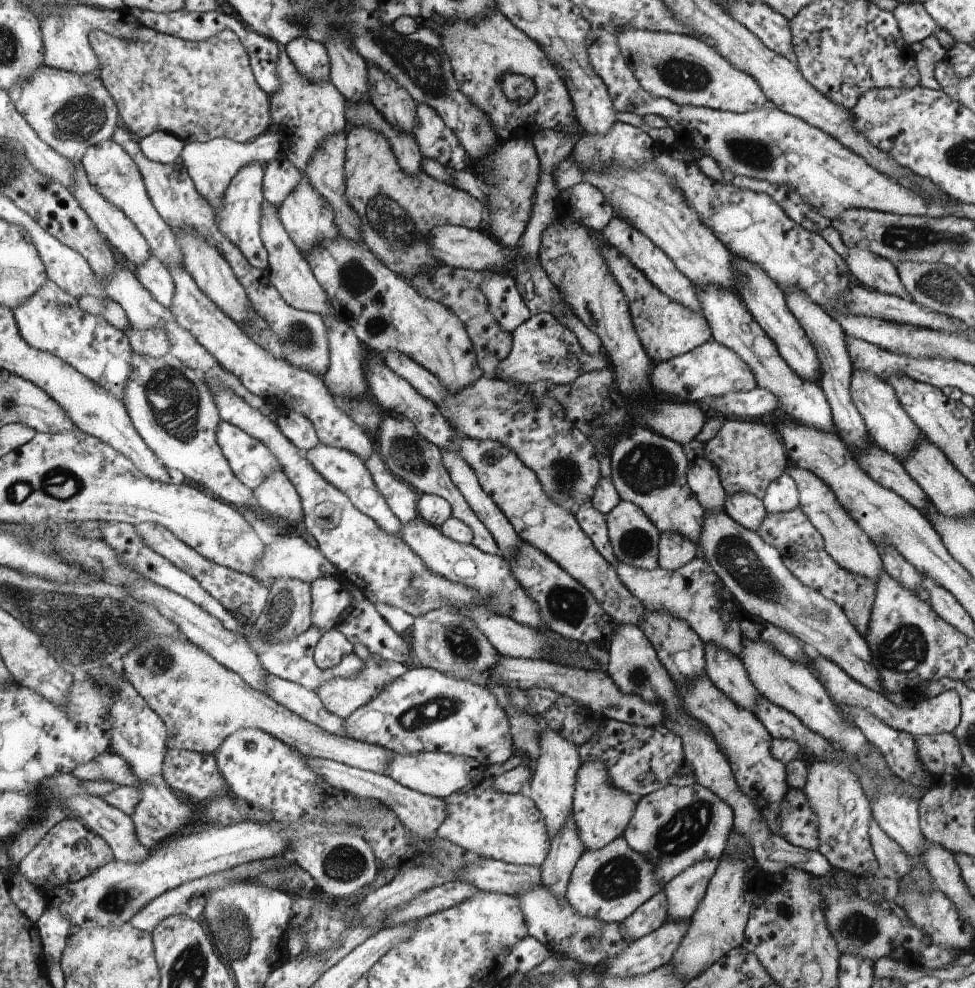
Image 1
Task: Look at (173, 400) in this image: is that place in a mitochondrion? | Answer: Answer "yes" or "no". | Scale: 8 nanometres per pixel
yes

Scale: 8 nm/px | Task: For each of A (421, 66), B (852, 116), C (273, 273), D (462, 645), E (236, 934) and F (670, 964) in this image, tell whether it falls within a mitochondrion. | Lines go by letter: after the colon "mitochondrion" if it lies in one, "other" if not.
A: mitochondrion
B: other
C: other
D: mitochondrion
E: mitochondrion
F: other

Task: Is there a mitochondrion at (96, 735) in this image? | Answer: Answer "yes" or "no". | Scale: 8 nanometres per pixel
no

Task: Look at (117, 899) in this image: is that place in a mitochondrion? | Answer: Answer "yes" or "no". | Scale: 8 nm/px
yes

